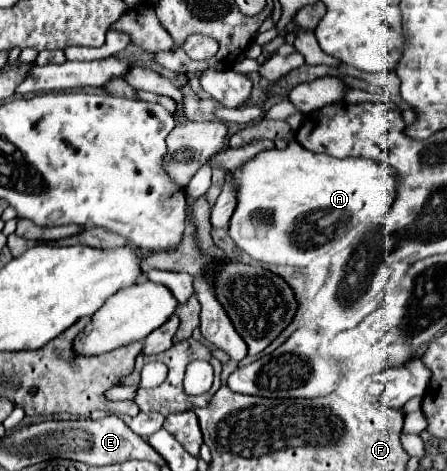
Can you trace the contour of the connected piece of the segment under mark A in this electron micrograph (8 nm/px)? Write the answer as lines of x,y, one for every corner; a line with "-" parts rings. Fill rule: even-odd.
291,141
281,151
261,151
253,159
235,167
231,173
231,185
237,189
237,209
233,211
233,217
229,221
229,237
241,251
251,255
259,263
305,267
315,257
327,253
333,243
355,225
361,209
363,221
373,221
377,217
383,217
395,201
395,173
387,163
361,157
333,159
329,155
305,151
297,141

